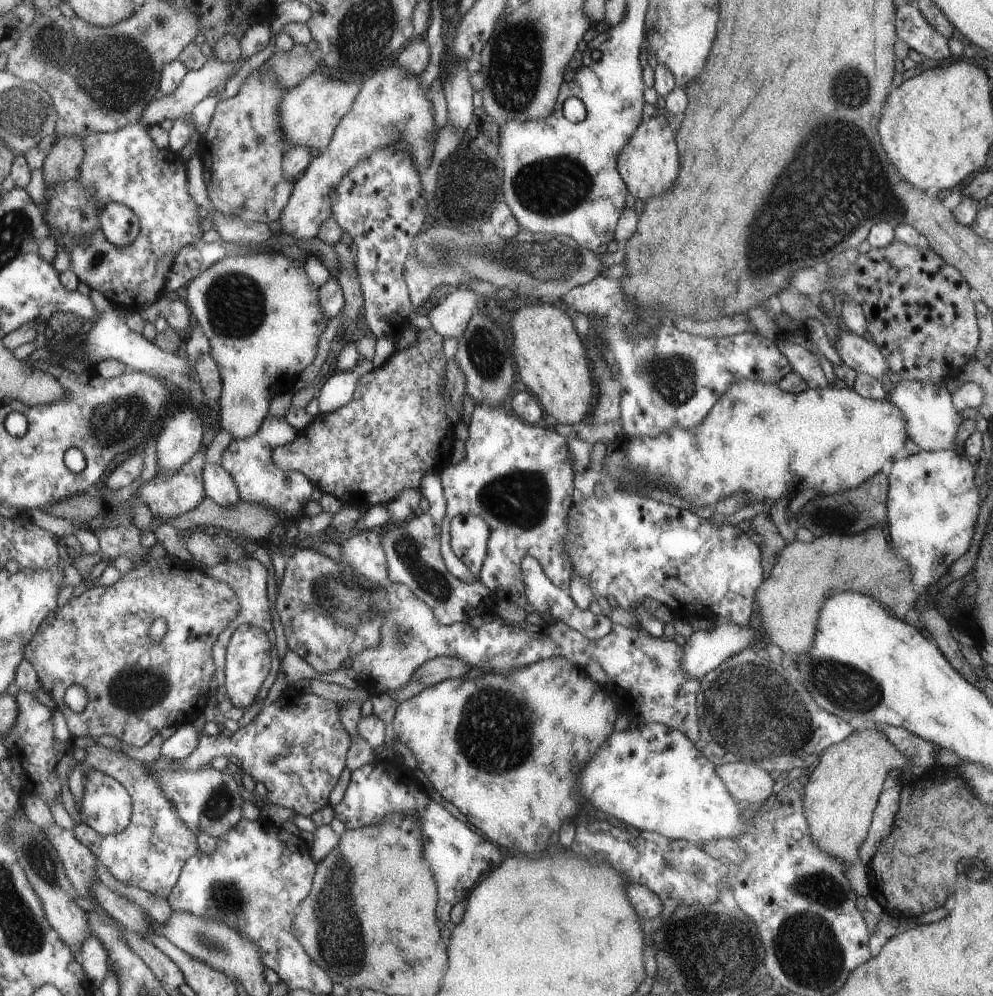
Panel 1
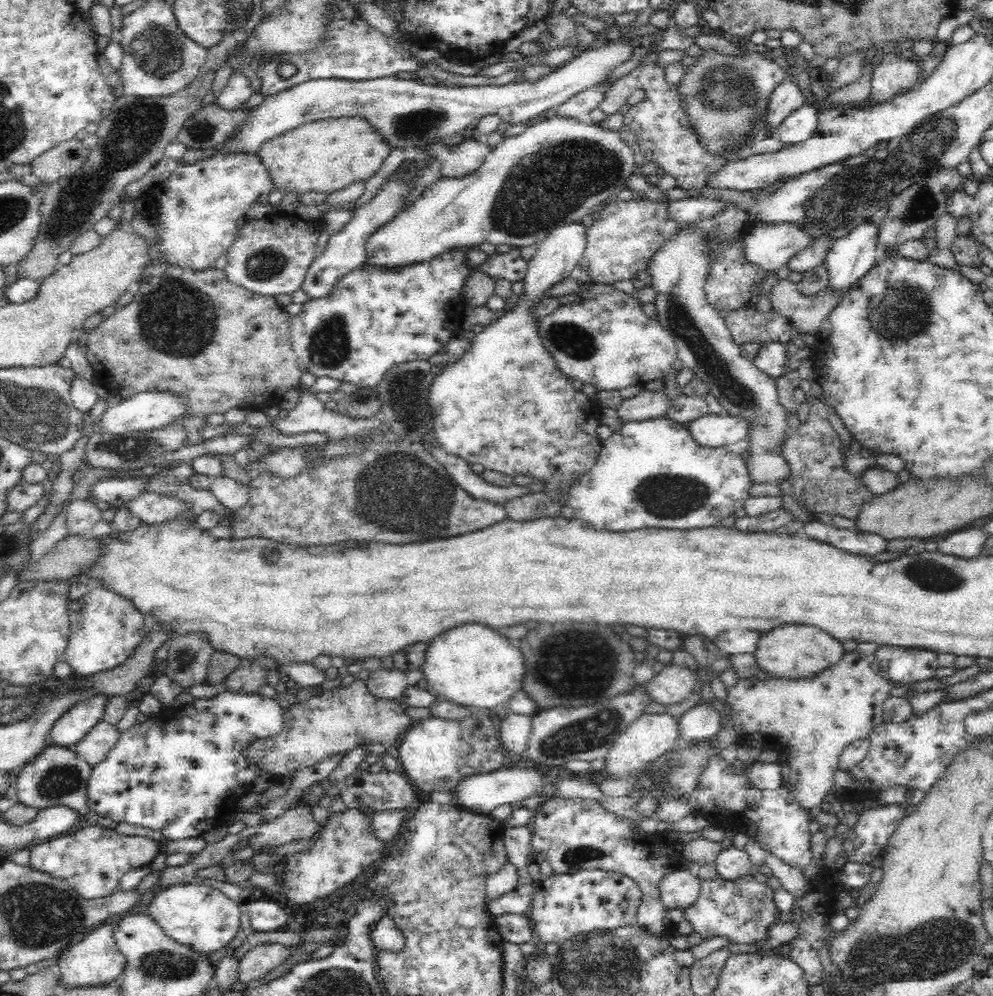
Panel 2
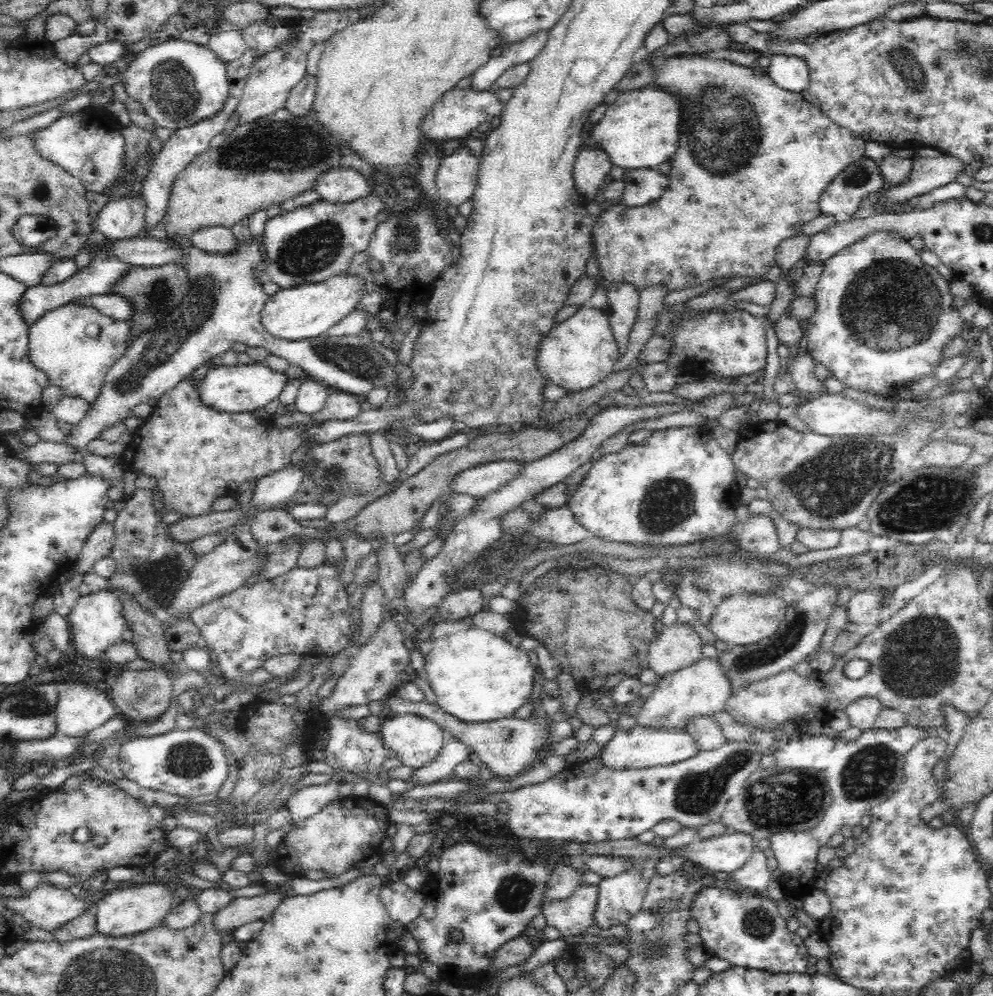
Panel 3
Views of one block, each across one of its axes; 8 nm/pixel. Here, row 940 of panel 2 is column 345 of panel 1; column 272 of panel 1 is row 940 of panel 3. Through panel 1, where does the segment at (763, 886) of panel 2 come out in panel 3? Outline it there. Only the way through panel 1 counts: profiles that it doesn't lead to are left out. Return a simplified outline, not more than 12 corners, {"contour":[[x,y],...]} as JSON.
{"contour":[[698,890],[701,946],[731,966],[804,974],[805,938],[775,900]]}

